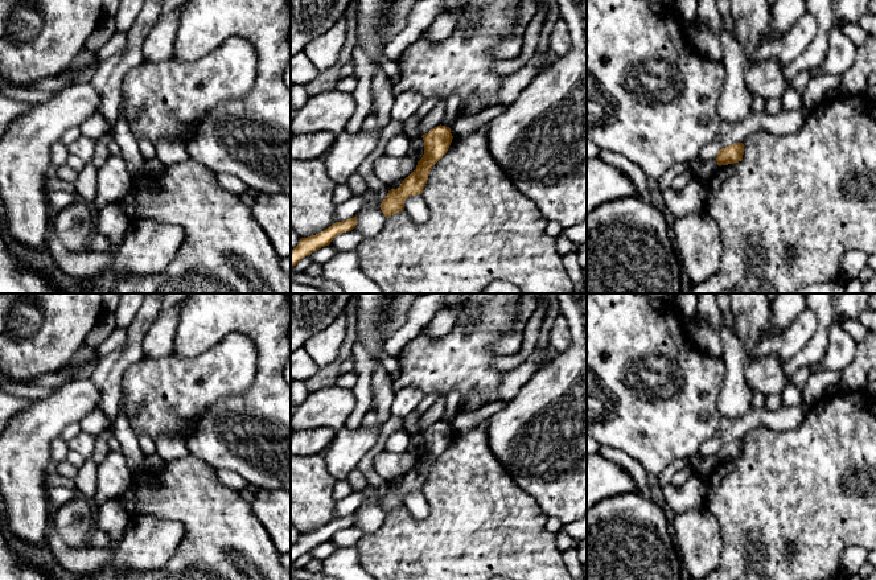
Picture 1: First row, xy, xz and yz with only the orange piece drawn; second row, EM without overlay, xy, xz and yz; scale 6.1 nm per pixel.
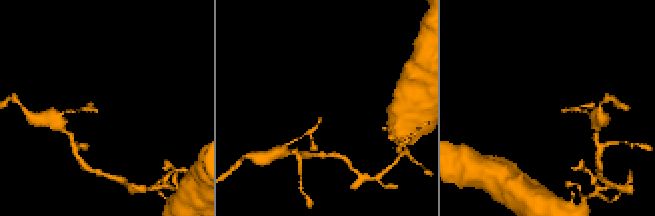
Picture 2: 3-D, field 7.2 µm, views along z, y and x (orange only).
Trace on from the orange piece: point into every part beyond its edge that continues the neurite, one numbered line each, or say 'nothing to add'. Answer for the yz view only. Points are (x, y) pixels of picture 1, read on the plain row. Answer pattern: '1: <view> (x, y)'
nothing to add

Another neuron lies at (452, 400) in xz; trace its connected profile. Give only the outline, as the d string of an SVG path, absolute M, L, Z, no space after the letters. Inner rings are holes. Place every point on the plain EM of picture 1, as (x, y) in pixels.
M452 391L447 396L445 402L447 402L445 411L444 411L444 415L441 417L441 421L448 423L449 415L453 414L457 410L457 407L460 406L460 403L461 403L460 394L457 391Z

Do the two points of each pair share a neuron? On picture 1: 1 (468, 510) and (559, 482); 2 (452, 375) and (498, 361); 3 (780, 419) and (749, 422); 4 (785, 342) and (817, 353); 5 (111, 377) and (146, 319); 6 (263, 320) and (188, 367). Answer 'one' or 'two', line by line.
1: two
2: two
3: one
4: two
5: one
6: two

